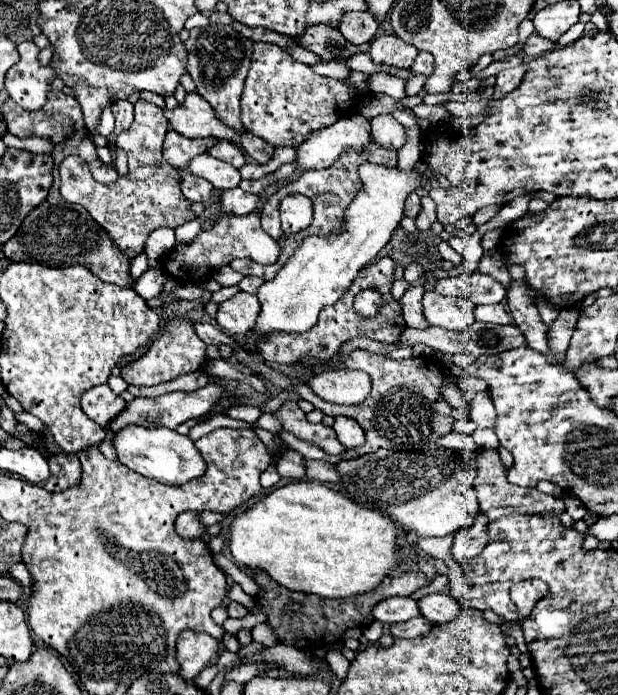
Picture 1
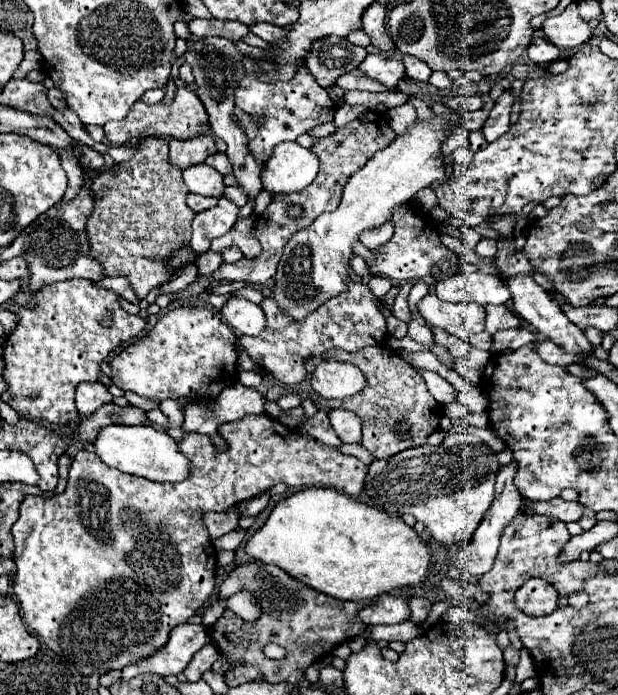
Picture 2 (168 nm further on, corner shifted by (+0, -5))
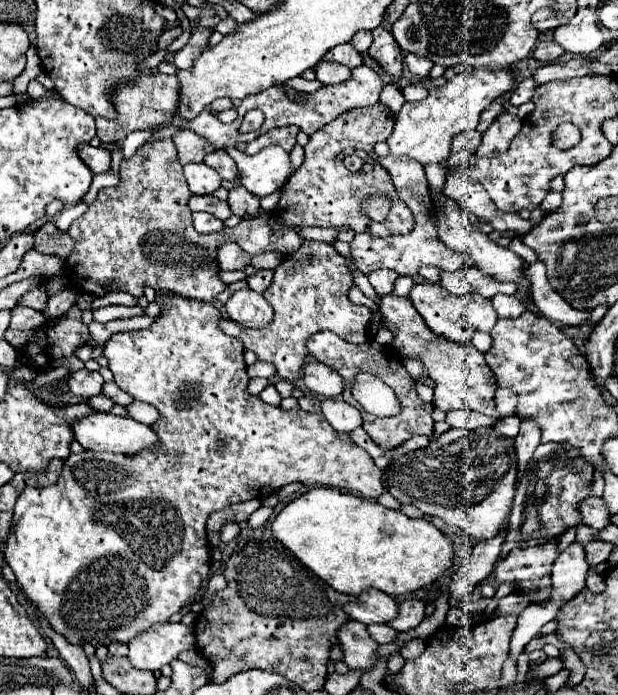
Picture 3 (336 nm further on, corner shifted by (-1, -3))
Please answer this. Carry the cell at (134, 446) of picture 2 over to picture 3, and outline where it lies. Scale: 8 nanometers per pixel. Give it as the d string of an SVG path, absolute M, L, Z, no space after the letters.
M92 413L74 423L74 437L76 441L88 451L108 451L134 457L146 449L156 449L160 445L158 435L144 423L138 423L130 417L116 417L112 413Z

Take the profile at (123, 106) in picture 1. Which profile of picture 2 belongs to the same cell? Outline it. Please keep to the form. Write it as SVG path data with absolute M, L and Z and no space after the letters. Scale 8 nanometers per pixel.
M177 87L175 89L175 99L173 103L165 105L165 103L157 103L157 107L149 107L147 103L143 101L137 101L127 117L123 121L113 121L113 123L107 123L103 129L105 129L105 137L111 141L111 145L123 145L127 143L129 139L135 139L135 137L175 137L175 139L189 139L189 137L195 137L201 133L201 123L207 123L207 115L205 115L205 109L201 107L201 99L197 99L197 95L187 89L187 87Z

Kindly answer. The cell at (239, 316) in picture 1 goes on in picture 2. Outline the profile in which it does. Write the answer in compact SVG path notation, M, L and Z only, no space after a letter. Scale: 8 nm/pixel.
M231 297L221 309L221 317L237 335L259 335L265 329L263 309L241 297Z

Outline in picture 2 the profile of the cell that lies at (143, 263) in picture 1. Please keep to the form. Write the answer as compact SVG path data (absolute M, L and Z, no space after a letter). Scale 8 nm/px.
M103 277L103 279L95 281L95 285L107 289L107 291L113 291L115 295L127 299L129 303L135 303L135 305L139 303L139 299L133 295L133 289L129 287L129 281L125 277Z

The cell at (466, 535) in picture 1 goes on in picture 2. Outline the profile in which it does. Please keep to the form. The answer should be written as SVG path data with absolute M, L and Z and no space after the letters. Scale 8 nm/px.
M511 459L507 465L501 467L499 475L497 475L497 499L493 501L493 507L487 511L485 519L481 521L481 527L477 527L477 533L475 537L471 539L471 543L463 545L461 553L459 553L459 561L461 561L461 567L469 573L469 575L475 575L475 577L481 577L485 575L491 567L493 567L493 561L497 557L497 551L499 551L499 541L501 541L501 535L503 535L503 529L513 521L513 517L521 511L521 505L523 505L523 497L519 493L519 489L515 487L513 479L515 479L515 473L517 473L517 467L519 463L515 459Z

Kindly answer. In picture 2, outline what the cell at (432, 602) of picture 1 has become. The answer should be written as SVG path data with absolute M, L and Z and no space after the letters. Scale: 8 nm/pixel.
M411 597L409 599L409 609L411 609L411 621L413 623L423 623L431 611L431 601L423 597Z

